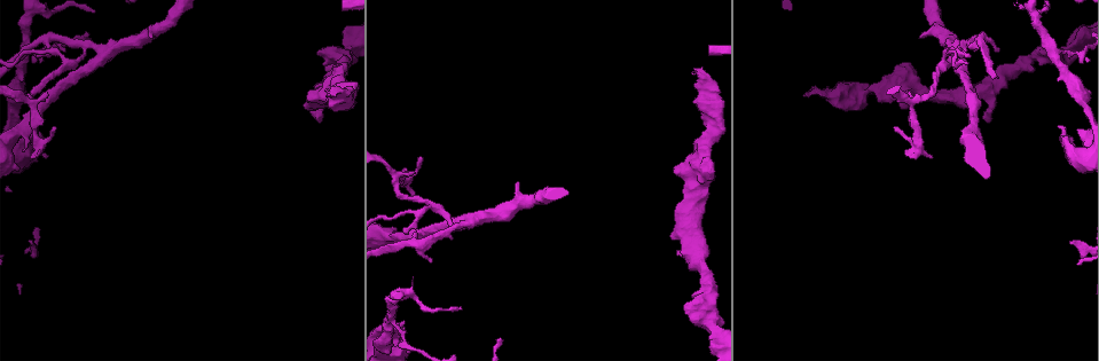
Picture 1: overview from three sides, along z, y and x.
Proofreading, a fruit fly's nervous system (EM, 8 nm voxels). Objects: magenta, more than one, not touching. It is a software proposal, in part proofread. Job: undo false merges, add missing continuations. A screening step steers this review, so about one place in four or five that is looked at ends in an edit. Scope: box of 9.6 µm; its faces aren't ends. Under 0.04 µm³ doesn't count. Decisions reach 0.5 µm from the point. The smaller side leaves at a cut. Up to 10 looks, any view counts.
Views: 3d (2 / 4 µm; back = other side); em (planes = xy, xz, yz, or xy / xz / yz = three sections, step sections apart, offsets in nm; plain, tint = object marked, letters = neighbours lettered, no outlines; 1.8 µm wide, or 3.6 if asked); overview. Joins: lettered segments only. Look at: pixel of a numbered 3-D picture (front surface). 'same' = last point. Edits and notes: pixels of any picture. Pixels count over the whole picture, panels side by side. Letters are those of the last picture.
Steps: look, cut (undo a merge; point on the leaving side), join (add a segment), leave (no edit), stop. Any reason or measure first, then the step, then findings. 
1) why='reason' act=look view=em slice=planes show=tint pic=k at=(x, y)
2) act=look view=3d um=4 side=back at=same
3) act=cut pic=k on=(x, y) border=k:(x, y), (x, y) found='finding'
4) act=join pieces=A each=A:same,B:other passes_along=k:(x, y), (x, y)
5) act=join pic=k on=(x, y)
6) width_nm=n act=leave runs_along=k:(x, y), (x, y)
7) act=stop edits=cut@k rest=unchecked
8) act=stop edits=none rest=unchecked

act=look view=3d um=4 pic=1 at=(988, 117)

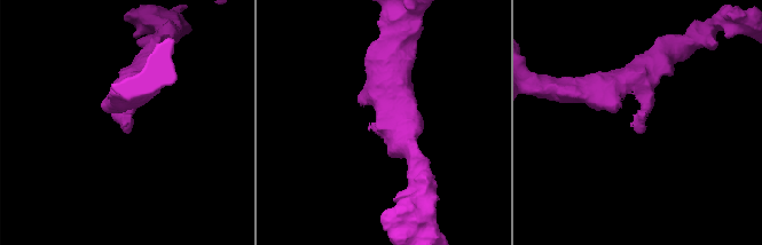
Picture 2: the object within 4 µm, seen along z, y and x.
why='now the EM' act=look view=em slice=planes show=letters pic=2 at=(131, 126)

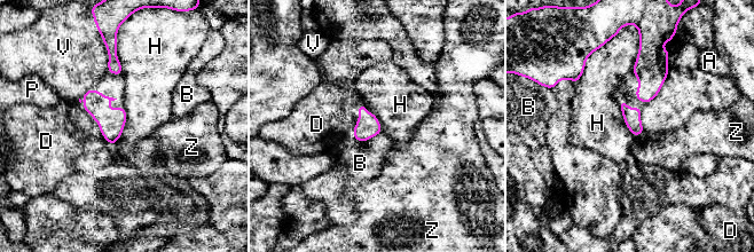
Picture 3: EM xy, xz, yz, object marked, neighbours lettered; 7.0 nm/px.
width_nm=130 act=leave each=A:other,B:other,D:other,H:other,P:other,V:other,Z:other border=3:(125, 108), (125, 125), (117, 140) found='none of them fits'

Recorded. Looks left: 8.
why='tapers out' act=look view=3d um=4 pic=1 at=(95, 12)

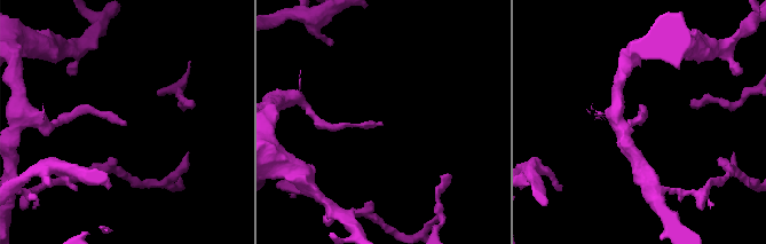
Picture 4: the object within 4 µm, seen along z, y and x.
act=look view=em slice=xz step=4 show=plain pic=4 at=(381, 124)

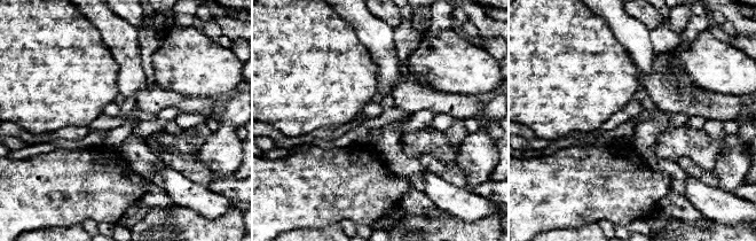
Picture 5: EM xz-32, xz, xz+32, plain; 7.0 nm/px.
why='see the neighbours' act=look view=em slice=xz step=4 show=letters at=same

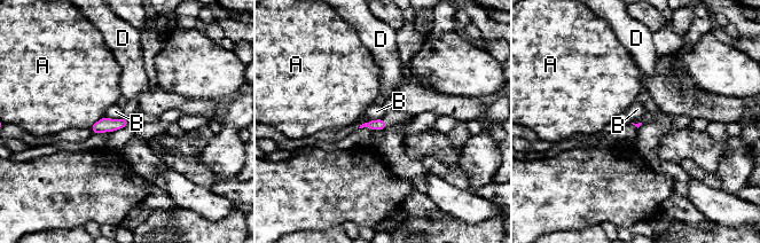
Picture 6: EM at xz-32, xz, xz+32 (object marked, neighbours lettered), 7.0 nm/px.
act=leave each=A:other,B:other,D:other border=6:(104, 116), (120, 118) found='no lettered segment goes on from it'

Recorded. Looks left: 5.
why='thick end' act=look view=3d um=2 side=back pic=1 at=(691, 295)

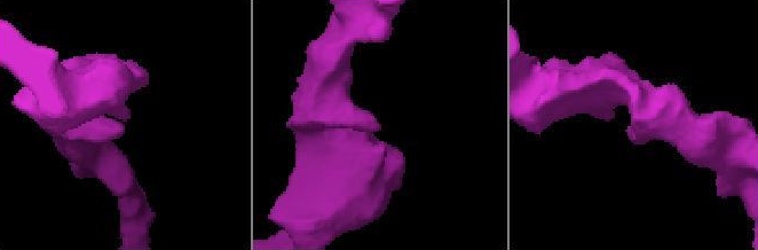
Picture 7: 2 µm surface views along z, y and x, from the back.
arm_widths_nm=300,380 act=look view=em slice=planes show=letters pic=7 at=(632, 126)

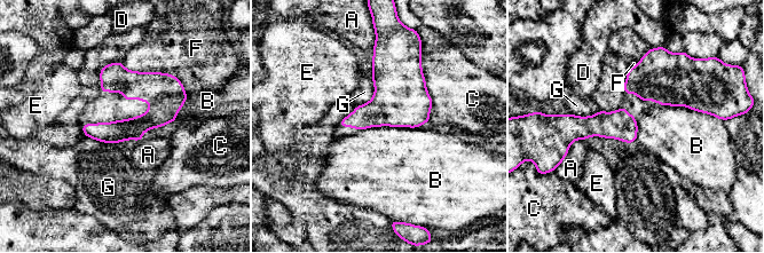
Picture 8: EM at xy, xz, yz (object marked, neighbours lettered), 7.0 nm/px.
longest_contact=F:550nm act=leave each=A:other,B:other,C:other,D:other,E:other,F:other,G:other runs_along=8:(181, 89), (133, 128), (86, 132) found='none of them fits'

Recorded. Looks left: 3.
why='sharp bend' act=look view=3d um=4 pic=1 at=(1069, 147)

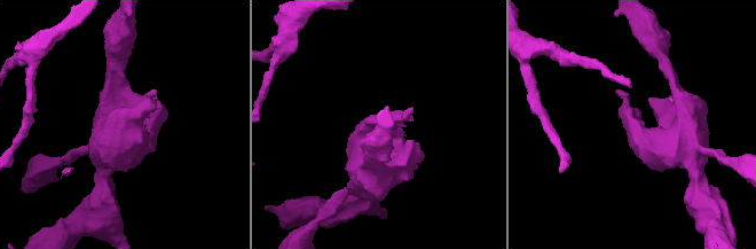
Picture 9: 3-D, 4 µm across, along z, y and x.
act=look view=em um=3.6 slice=planes show=tint pic=9 at=(123, 129)

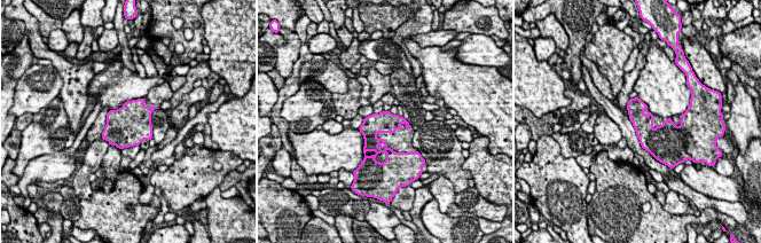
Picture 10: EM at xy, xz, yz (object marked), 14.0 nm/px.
act=look view=em um=3.6 slice=planes show=letters at=same

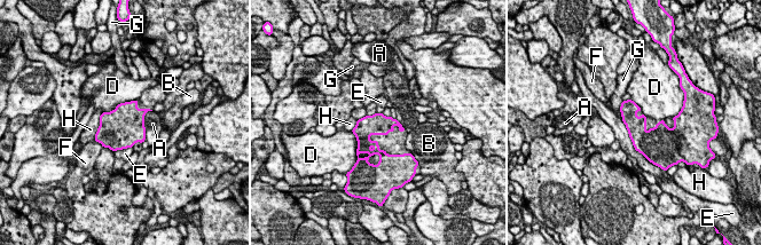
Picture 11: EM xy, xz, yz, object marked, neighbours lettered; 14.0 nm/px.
width_nm=320 act=leave each=A:other,B:other,D:other,E:other,F:other,G:other,H:other border=11:(621, 119), (633, 147), (649, 160) found='one neuron here'

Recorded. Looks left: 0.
act=stop edits=none rest=unchecked

